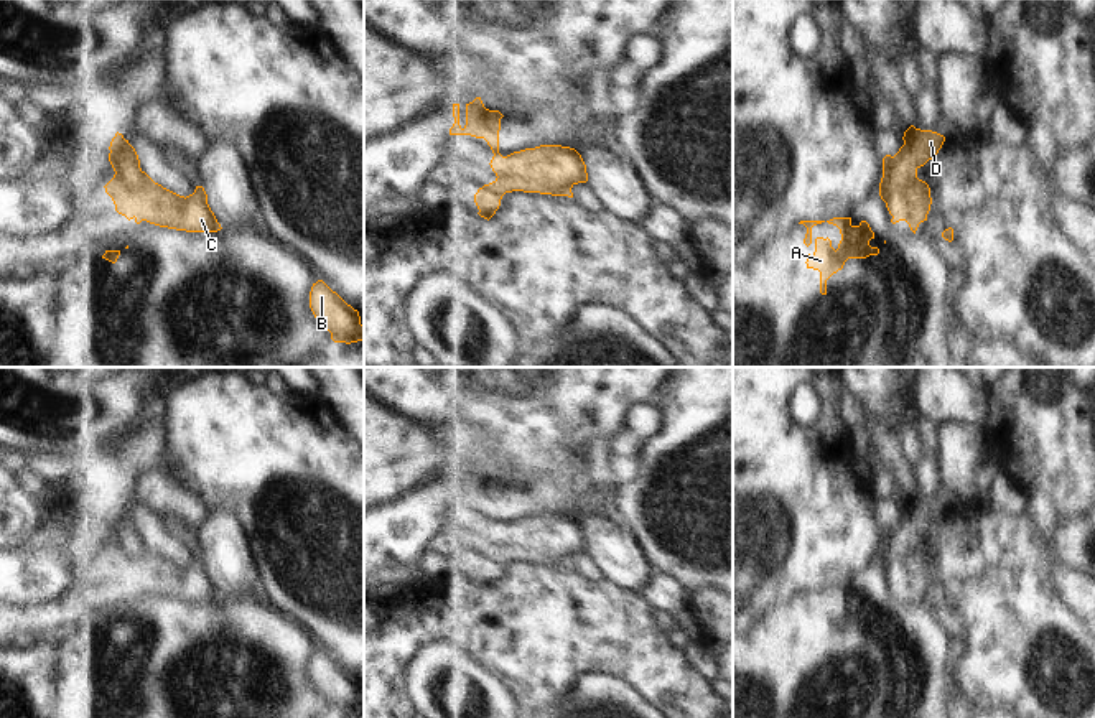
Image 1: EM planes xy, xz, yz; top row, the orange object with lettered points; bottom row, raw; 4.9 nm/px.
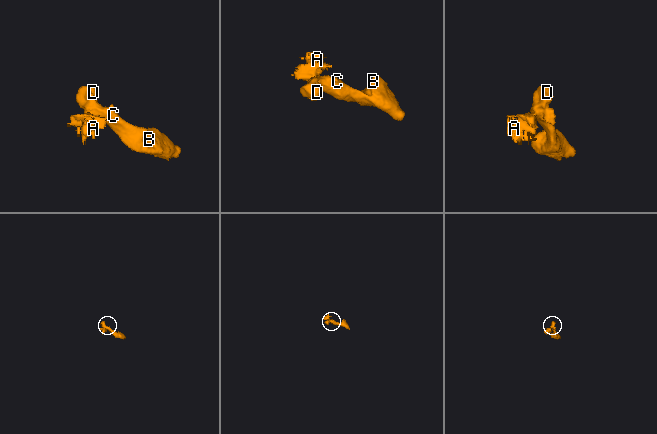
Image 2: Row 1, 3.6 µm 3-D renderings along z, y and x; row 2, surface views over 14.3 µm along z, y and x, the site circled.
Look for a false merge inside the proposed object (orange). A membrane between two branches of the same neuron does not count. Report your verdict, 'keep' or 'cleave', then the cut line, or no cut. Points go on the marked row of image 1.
cleave; cut xz (498, 152), (494, 155)

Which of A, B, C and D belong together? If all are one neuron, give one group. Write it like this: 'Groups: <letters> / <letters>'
Groups: A / B C D

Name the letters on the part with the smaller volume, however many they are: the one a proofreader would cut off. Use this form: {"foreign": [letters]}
{"foreign": ["A"]}

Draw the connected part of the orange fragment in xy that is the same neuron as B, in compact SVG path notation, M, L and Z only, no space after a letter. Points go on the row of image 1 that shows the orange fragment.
M323 280L313 283L310 308L315 318L331 333L334 343L357 343L364 339L359 311L347 305Z

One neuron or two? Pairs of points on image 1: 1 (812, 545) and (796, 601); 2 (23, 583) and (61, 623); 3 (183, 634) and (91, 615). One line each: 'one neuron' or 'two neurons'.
1: two neurons
2: two neurons
3: two neurons

